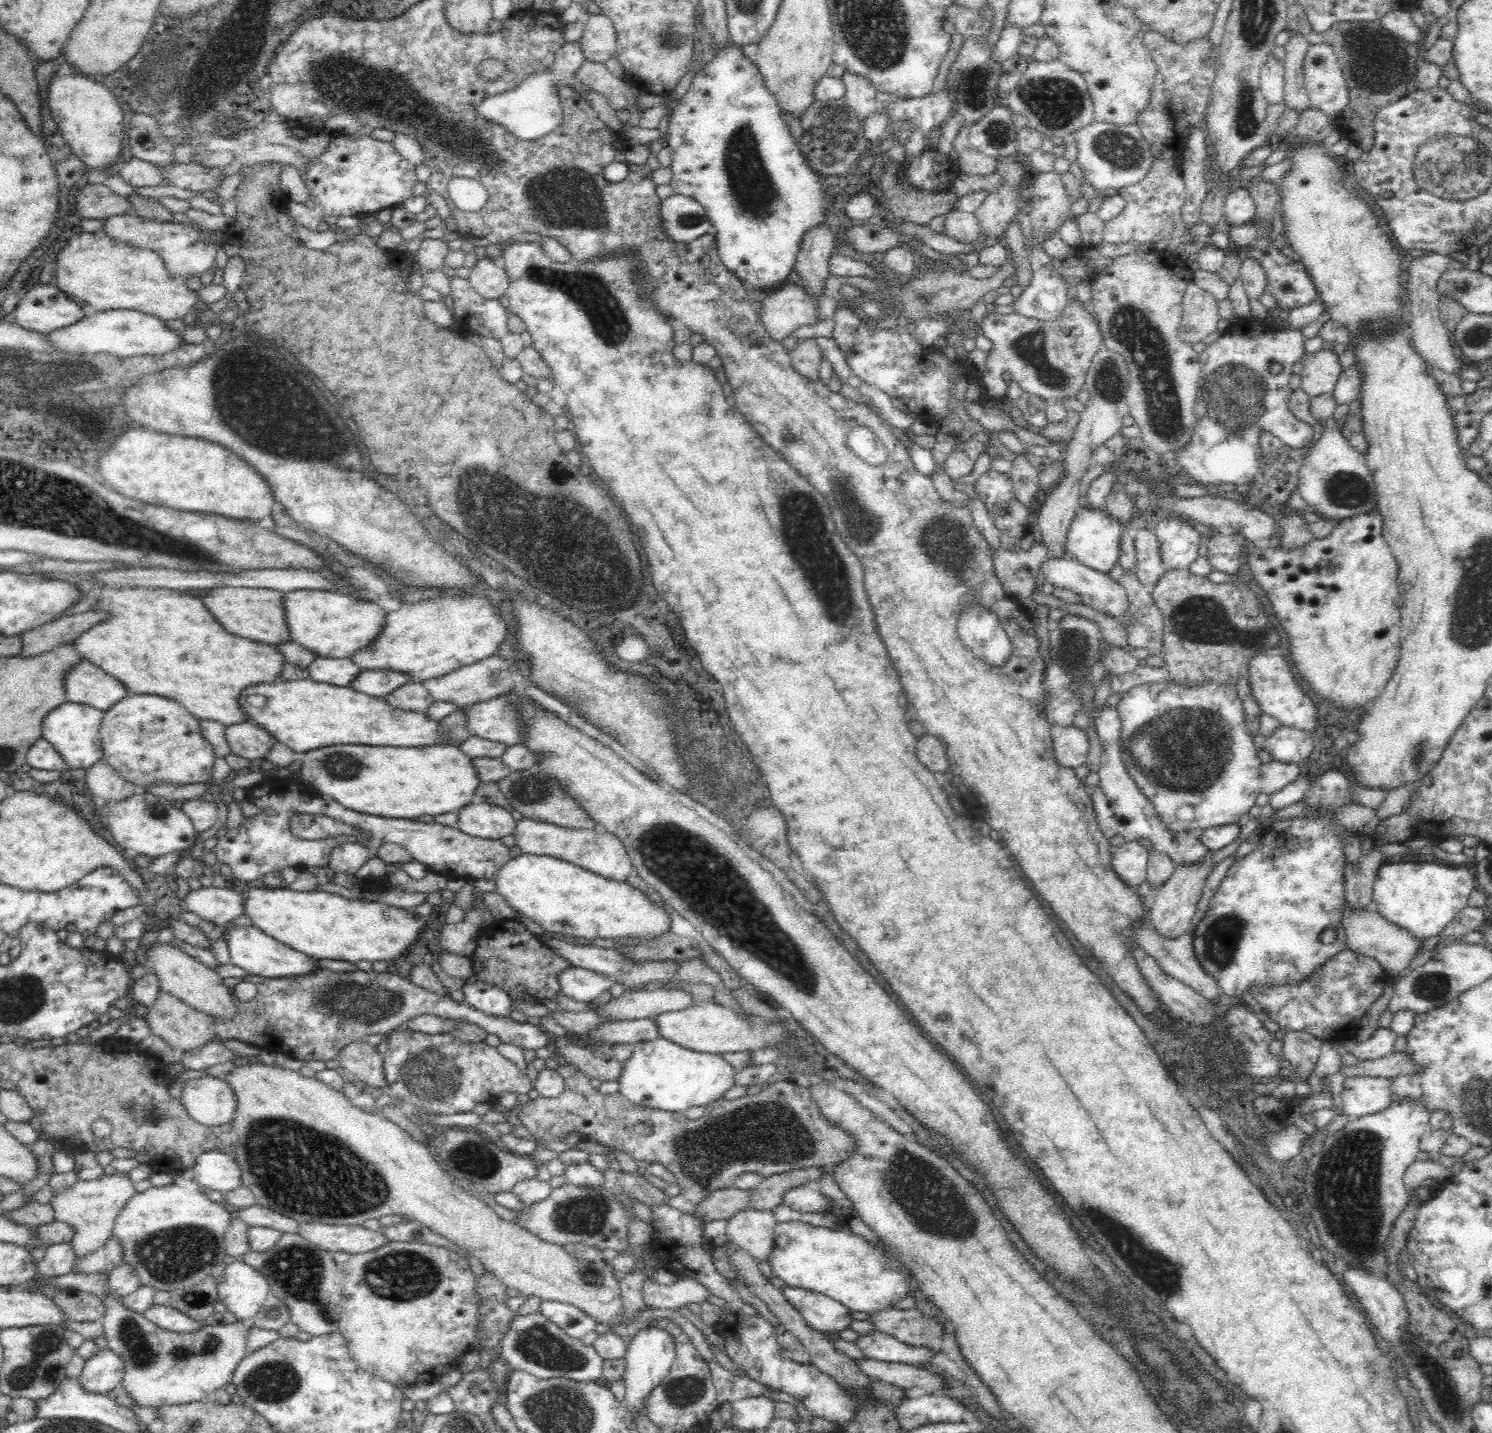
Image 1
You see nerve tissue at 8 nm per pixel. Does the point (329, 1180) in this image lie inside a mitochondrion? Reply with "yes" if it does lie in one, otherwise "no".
yes

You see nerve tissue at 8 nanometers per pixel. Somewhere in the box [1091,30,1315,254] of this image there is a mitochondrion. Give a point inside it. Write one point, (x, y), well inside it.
(1245, 120)

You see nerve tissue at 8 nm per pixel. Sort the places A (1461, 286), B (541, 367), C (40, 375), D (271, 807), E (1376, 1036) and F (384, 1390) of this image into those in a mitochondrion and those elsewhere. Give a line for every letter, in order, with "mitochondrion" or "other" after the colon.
A: mitochondrion
B: other
C: mitochondrion
D: other
E: other
F: other

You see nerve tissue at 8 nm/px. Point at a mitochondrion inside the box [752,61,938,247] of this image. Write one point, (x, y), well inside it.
(839, 122)

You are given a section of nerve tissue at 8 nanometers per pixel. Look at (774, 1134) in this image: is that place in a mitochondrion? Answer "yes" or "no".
yes

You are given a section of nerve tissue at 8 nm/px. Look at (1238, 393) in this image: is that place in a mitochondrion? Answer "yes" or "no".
yes

